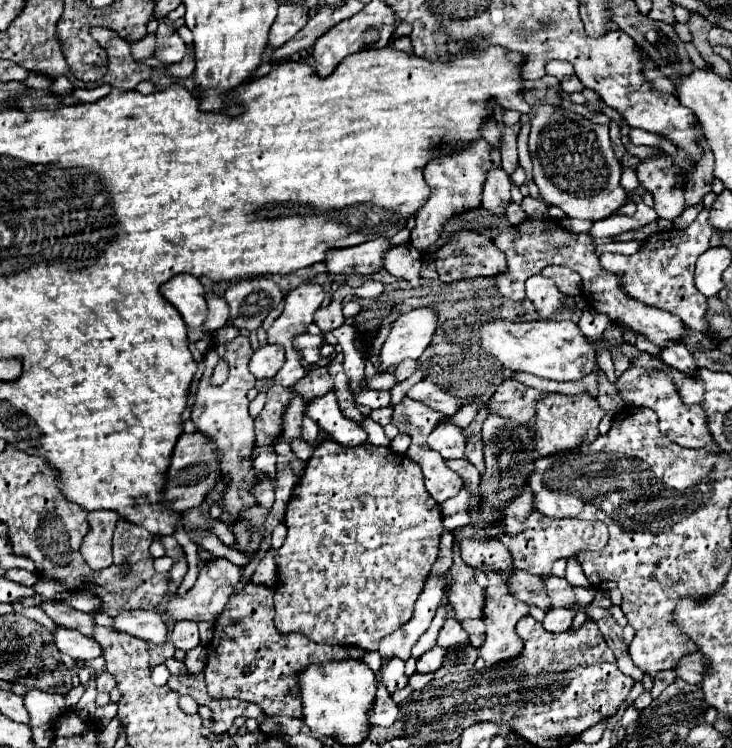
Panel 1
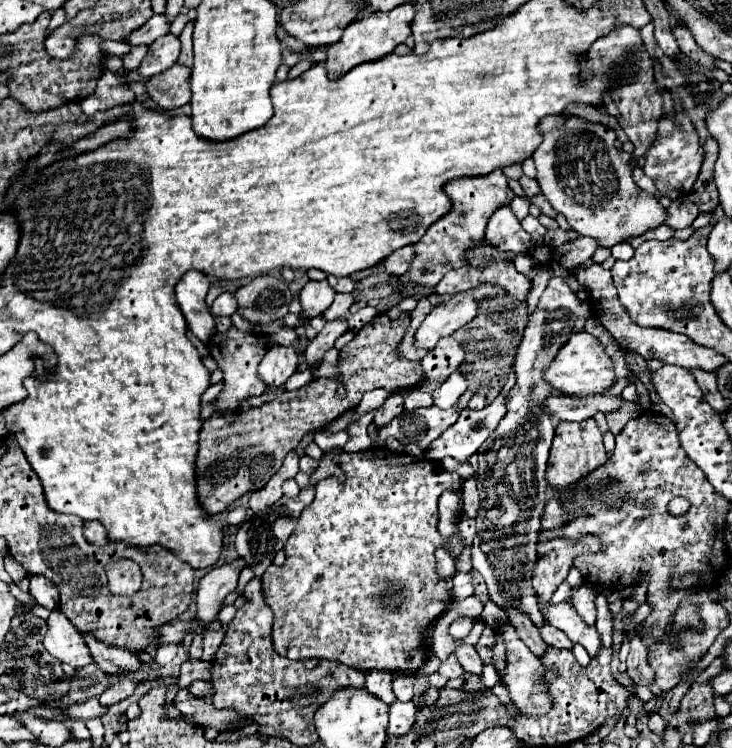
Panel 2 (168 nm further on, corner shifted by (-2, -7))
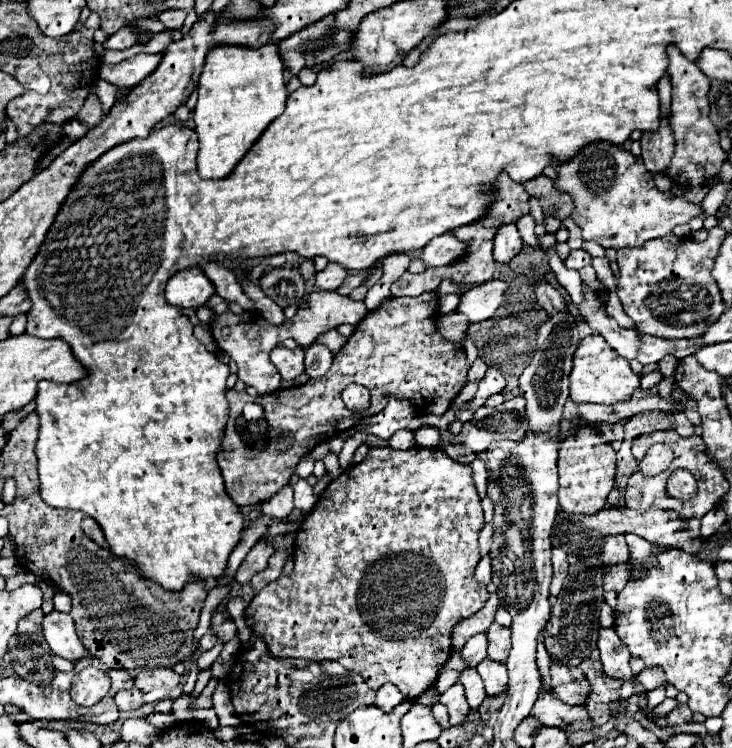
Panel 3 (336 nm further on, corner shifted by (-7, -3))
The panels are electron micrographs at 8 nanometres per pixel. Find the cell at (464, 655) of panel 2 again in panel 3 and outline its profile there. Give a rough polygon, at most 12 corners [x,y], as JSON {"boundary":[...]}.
{"boundary":[[485,658],[477,666],[489,696],[507,690],[503,664]]}

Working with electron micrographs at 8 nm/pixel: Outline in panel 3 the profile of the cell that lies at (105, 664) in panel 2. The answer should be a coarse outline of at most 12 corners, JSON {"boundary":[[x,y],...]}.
{"boundary":[[169,668],[139,670],[145,702],[163,700],[181,676]]}

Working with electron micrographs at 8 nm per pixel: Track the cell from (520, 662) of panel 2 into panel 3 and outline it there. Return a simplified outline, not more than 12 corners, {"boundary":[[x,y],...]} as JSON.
{"boundary":[[541,692],[533,706],[543,726],[569,732],[569,724],[593,730],[585,708],[573,708]]}

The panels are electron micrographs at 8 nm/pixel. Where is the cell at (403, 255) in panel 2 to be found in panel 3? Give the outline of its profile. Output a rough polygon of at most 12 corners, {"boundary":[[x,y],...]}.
{"boundary":[[451,232],[437,236],[423,248],[427,266],[447,266],[467,254]]}

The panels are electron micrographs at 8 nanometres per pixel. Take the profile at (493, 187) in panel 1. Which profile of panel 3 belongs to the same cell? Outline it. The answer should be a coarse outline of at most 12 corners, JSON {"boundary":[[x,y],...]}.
{"boundary":[[515,224],[495,236],[493,258],[501,264],[519,254],[523,242]]}

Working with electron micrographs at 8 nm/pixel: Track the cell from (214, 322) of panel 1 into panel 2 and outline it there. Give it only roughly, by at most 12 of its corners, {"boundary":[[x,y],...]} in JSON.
{"boundary":[[224,292],[214,300],[214,316],[232,316],[236,312],[234,296]]}

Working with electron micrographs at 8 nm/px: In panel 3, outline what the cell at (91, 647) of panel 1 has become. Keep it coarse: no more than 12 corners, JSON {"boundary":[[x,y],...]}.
{"boundary":[[53,610],[43,618],[49,648],[67,660],[87,654],[73,618]]}

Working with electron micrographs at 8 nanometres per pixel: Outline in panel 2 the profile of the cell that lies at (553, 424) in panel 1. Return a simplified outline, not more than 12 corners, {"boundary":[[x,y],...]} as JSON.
{"boundary":[[594,418],[560,422],[546,480],[570,488],[606,462]]}

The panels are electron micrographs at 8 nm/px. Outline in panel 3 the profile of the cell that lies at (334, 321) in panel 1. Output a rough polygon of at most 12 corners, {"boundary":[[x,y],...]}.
{"boundary":[[323,344],[305,350],[305,374],[321,378],[333,362]]}

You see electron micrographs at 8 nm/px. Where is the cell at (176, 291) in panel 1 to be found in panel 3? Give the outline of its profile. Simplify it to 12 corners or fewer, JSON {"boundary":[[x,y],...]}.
{"boundary":[[179,270],[165,298],[179,308],[199,308],[215,288],[205,272]]}

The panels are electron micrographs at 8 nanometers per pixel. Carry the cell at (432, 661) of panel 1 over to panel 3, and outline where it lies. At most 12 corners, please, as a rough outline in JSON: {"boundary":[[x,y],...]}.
{"boundary":[[475,634],[461,658],[475,668],[487,658],[487,634]]}

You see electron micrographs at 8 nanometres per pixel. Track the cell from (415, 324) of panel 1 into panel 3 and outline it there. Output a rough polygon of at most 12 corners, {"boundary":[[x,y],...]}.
{"boundary":[[489,280],[461,294],[457,312],[487,320],[501,306],[507,282]]}

